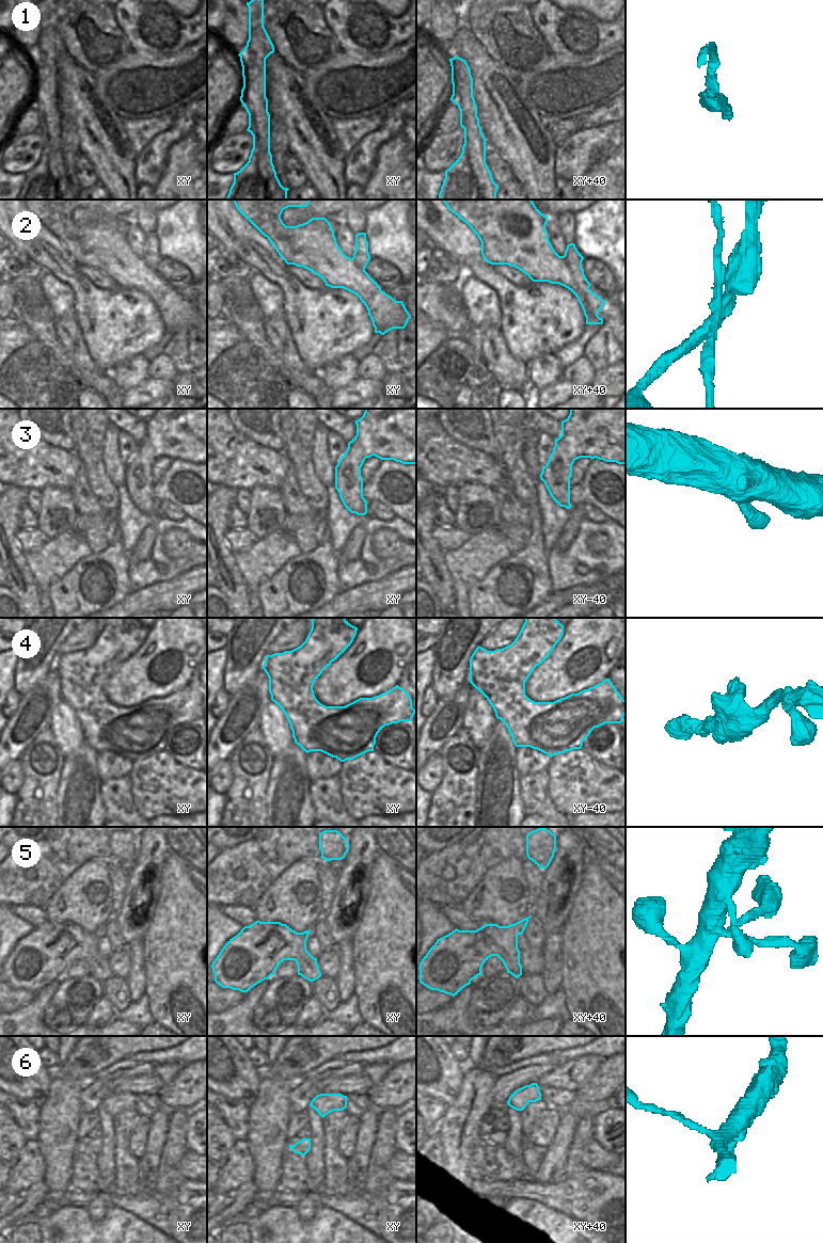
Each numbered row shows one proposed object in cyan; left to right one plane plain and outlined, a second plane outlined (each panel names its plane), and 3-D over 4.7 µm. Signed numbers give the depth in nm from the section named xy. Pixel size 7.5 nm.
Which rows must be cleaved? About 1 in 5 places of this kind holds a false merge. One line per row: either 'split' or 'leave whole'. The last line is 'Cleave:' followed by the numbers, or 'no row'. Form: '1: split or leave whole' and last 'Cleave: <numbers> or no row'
1: leave whole
2: split
3: leave whole
4: leave whole
5: leave whole
6: leave whole
Cleave: 2

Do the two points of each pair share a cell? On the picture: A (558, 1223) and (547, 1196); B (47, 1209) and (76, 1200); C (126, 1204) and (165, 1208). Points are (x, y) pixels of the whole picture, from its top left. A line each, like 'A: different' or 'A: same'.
A: different
B: same
C: same

